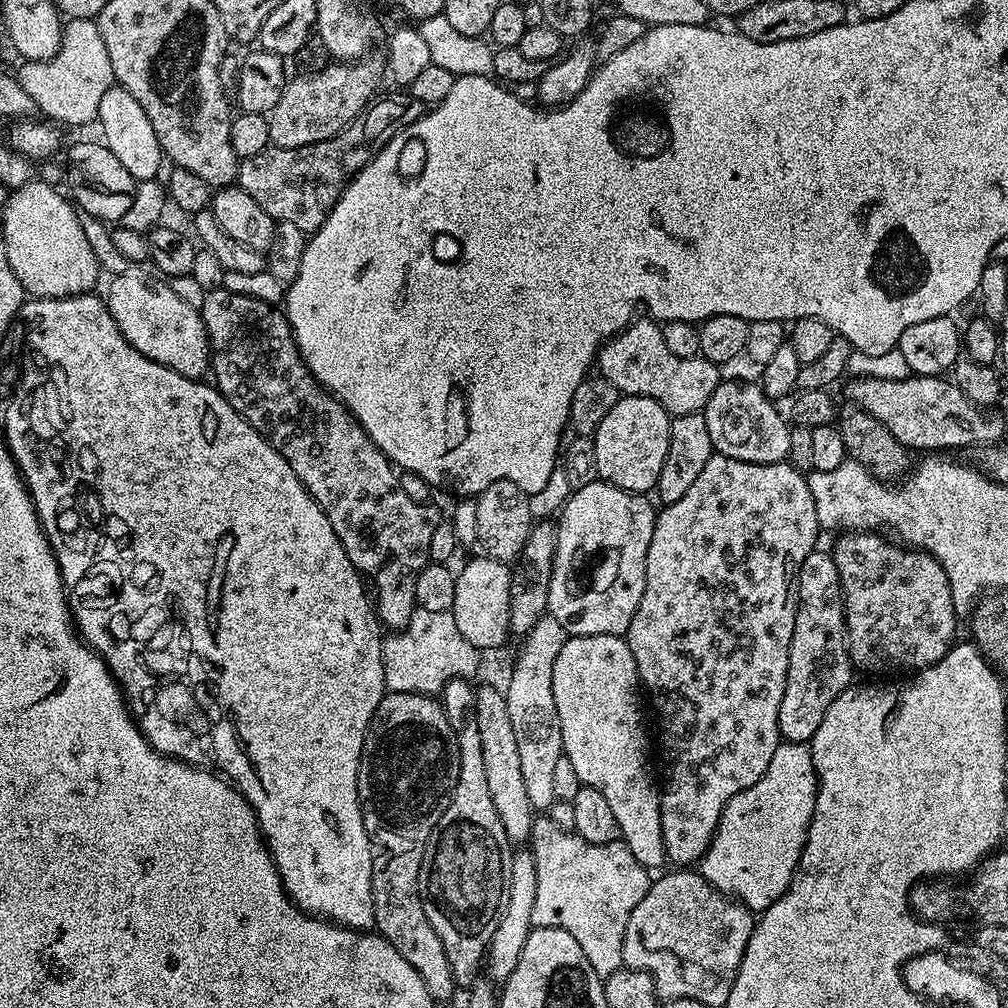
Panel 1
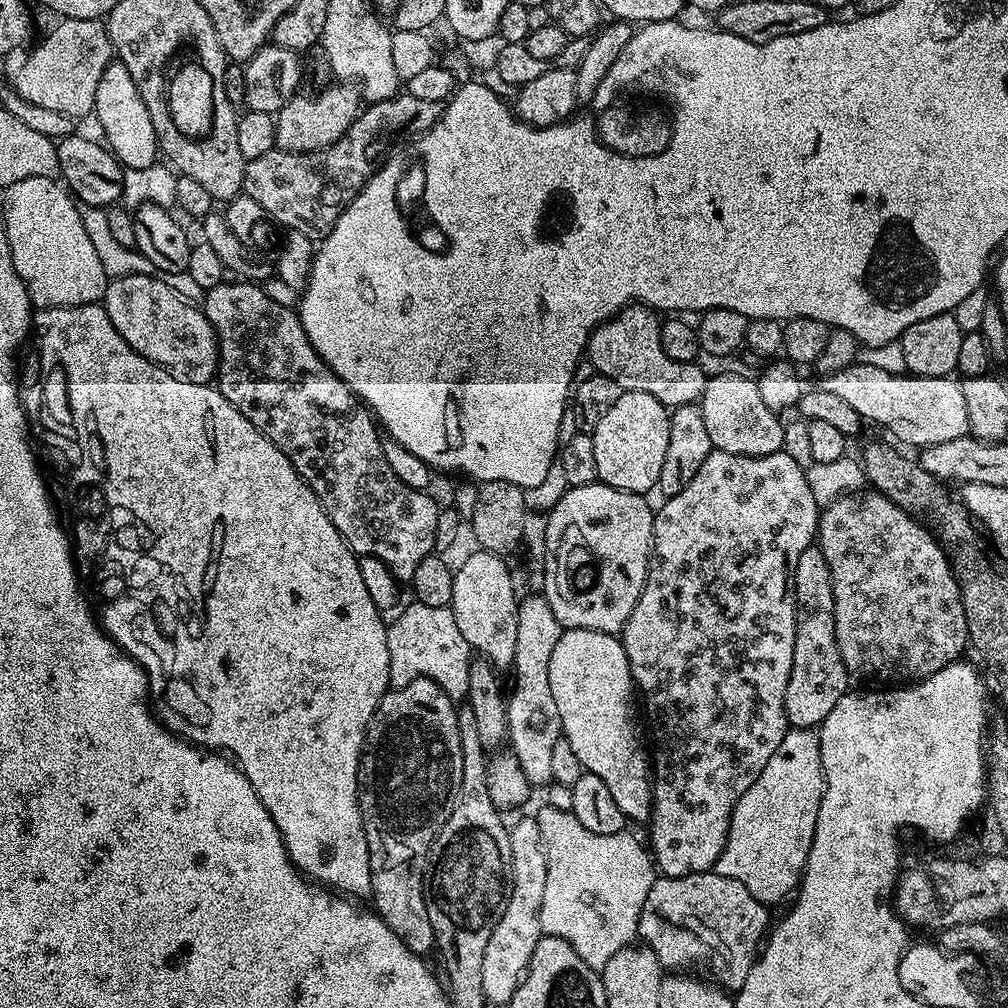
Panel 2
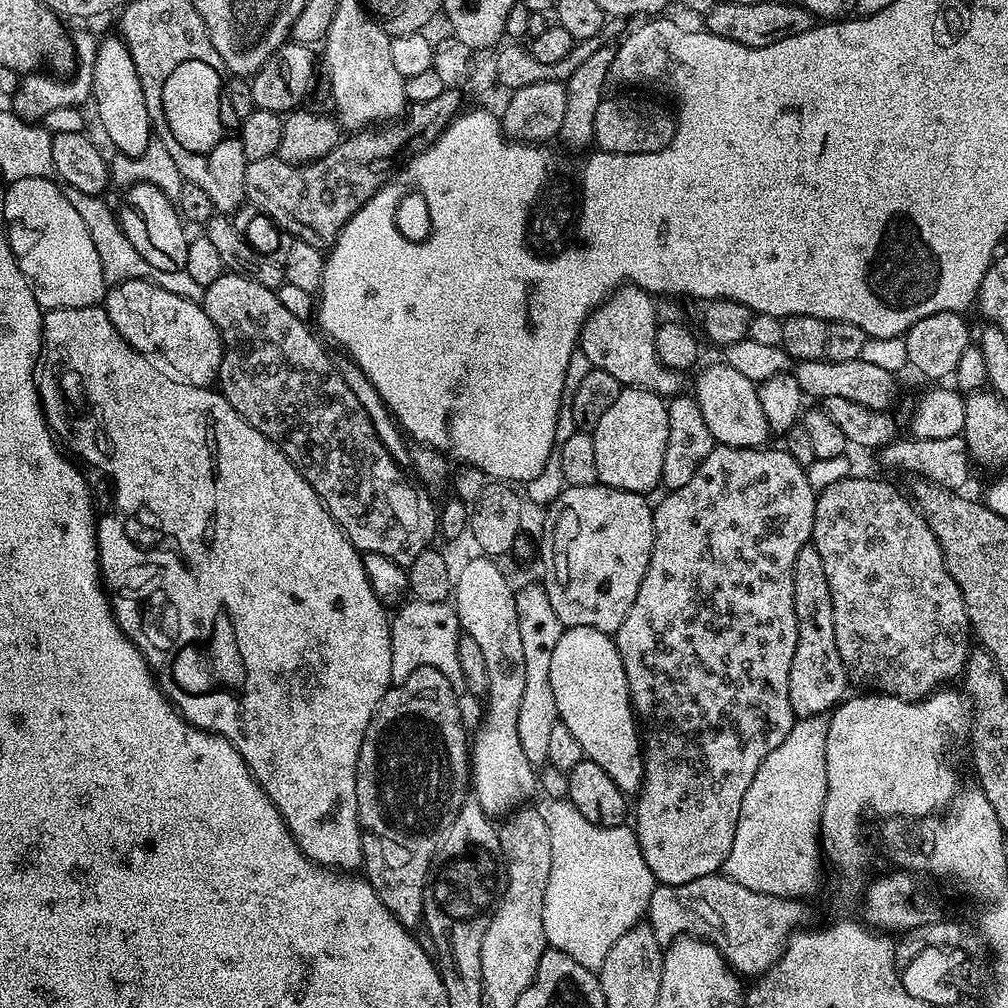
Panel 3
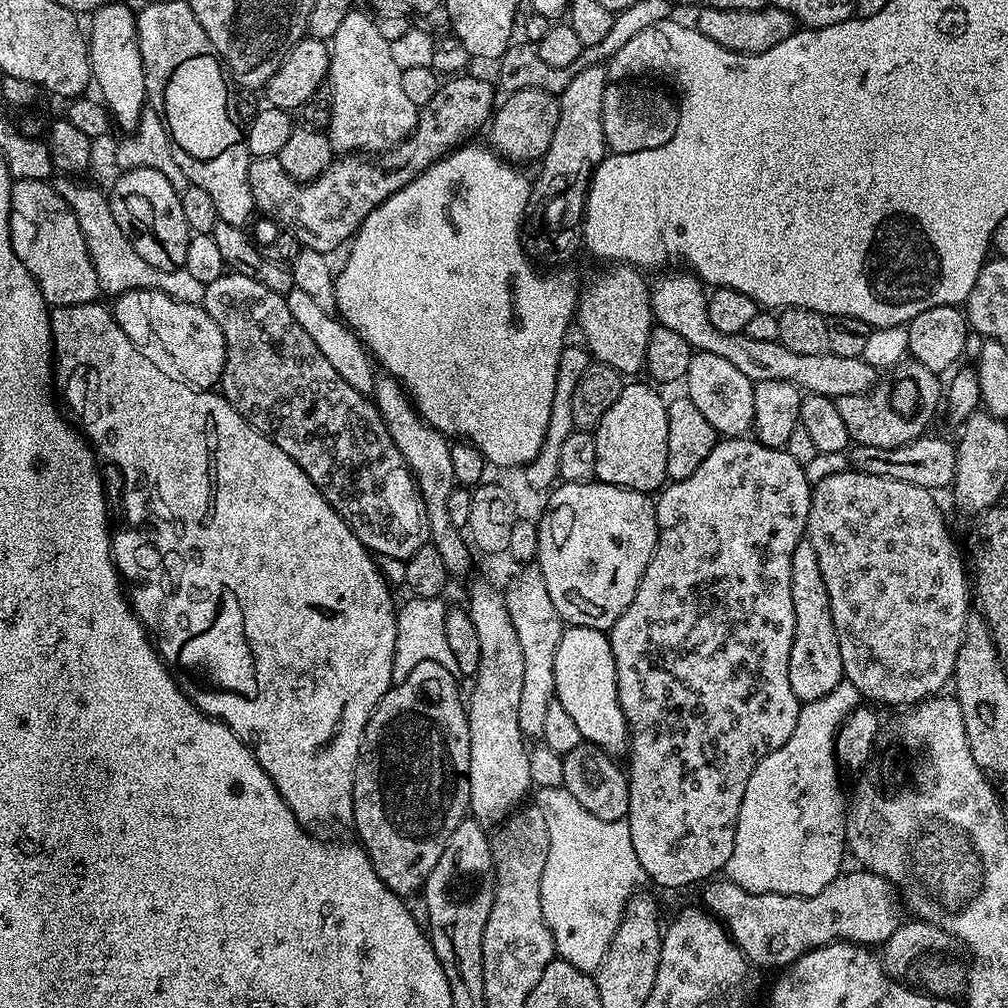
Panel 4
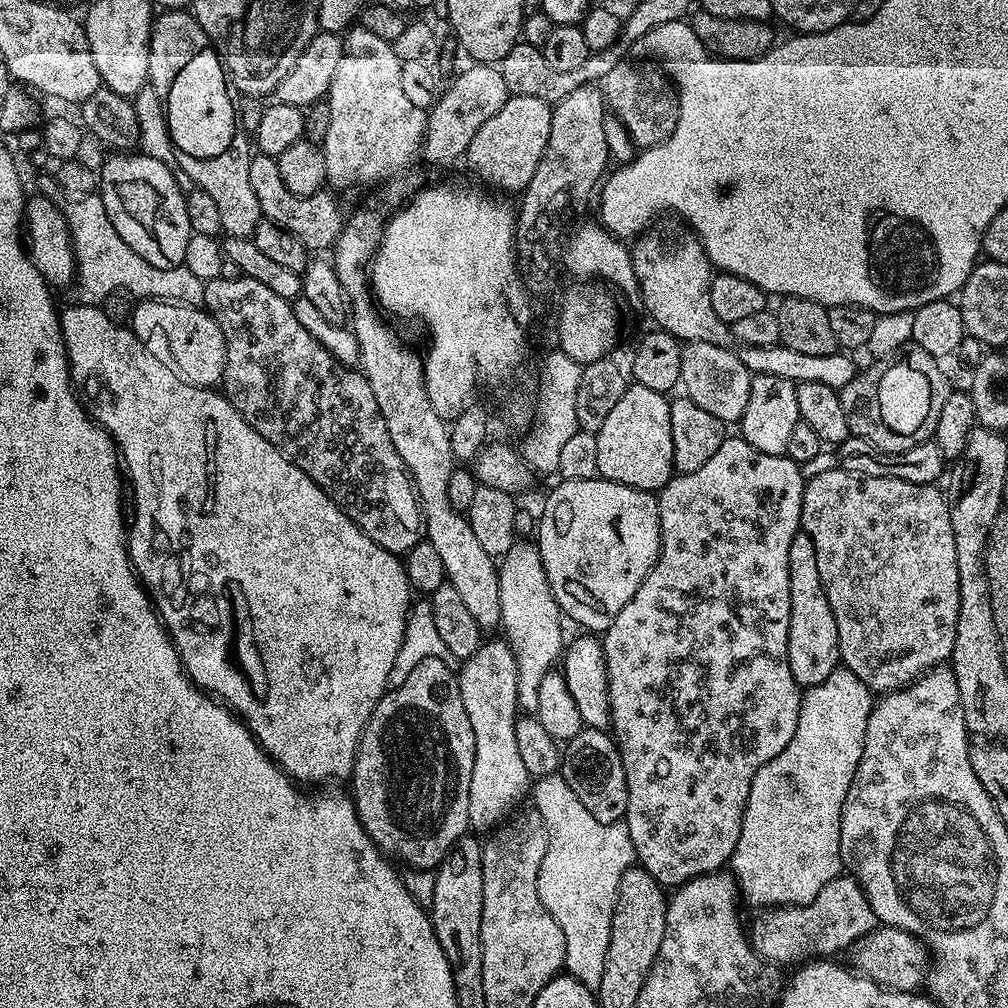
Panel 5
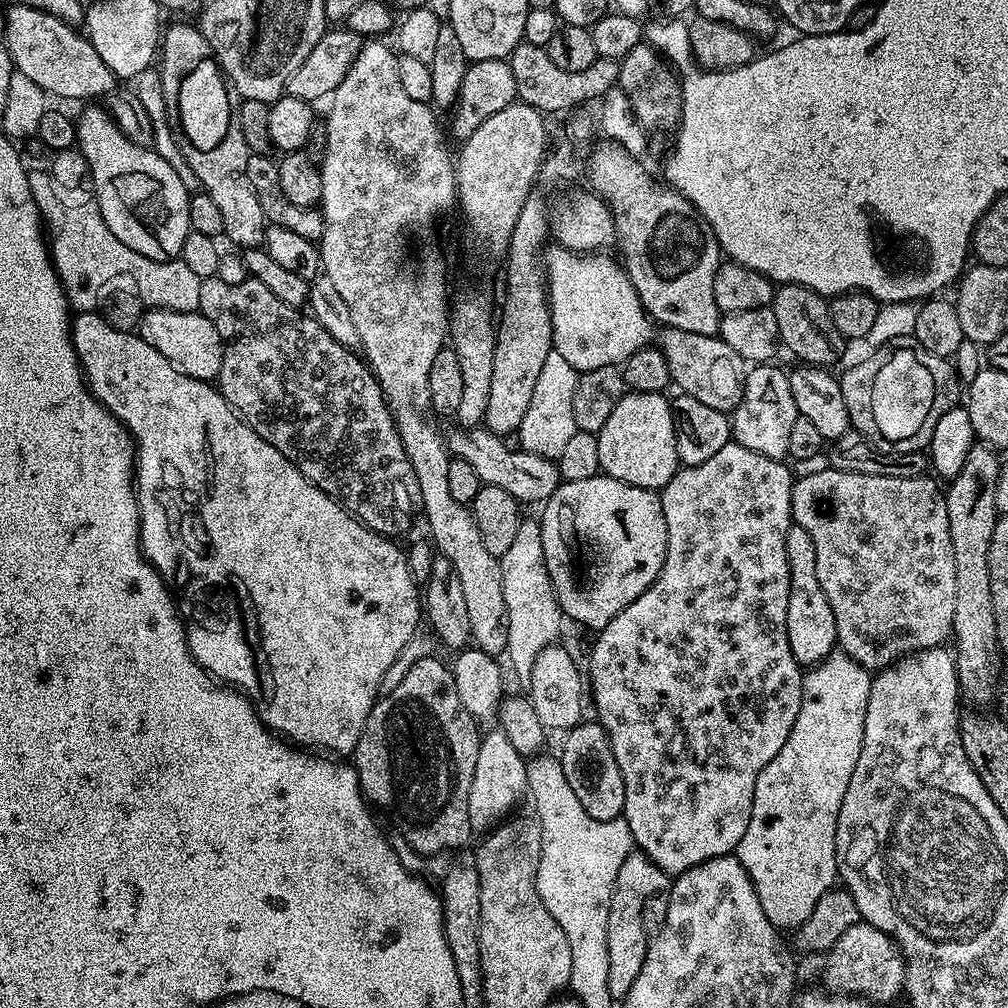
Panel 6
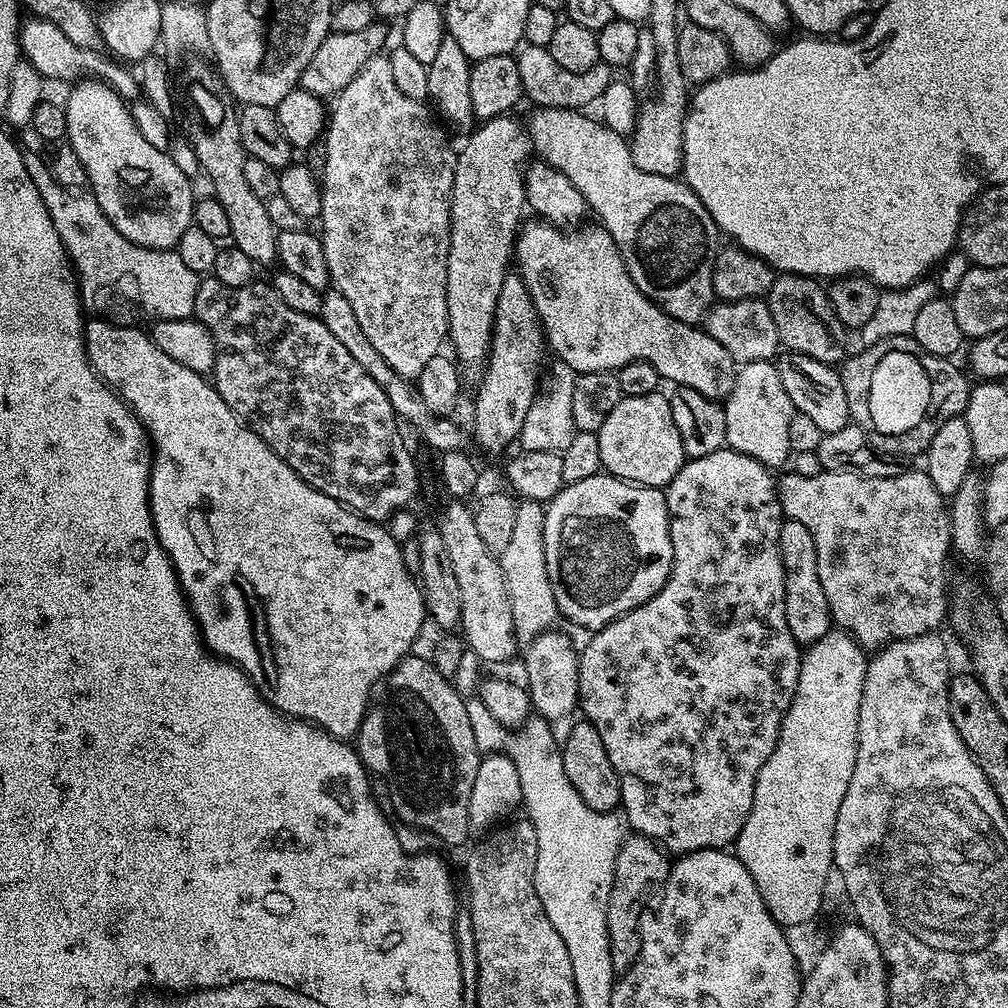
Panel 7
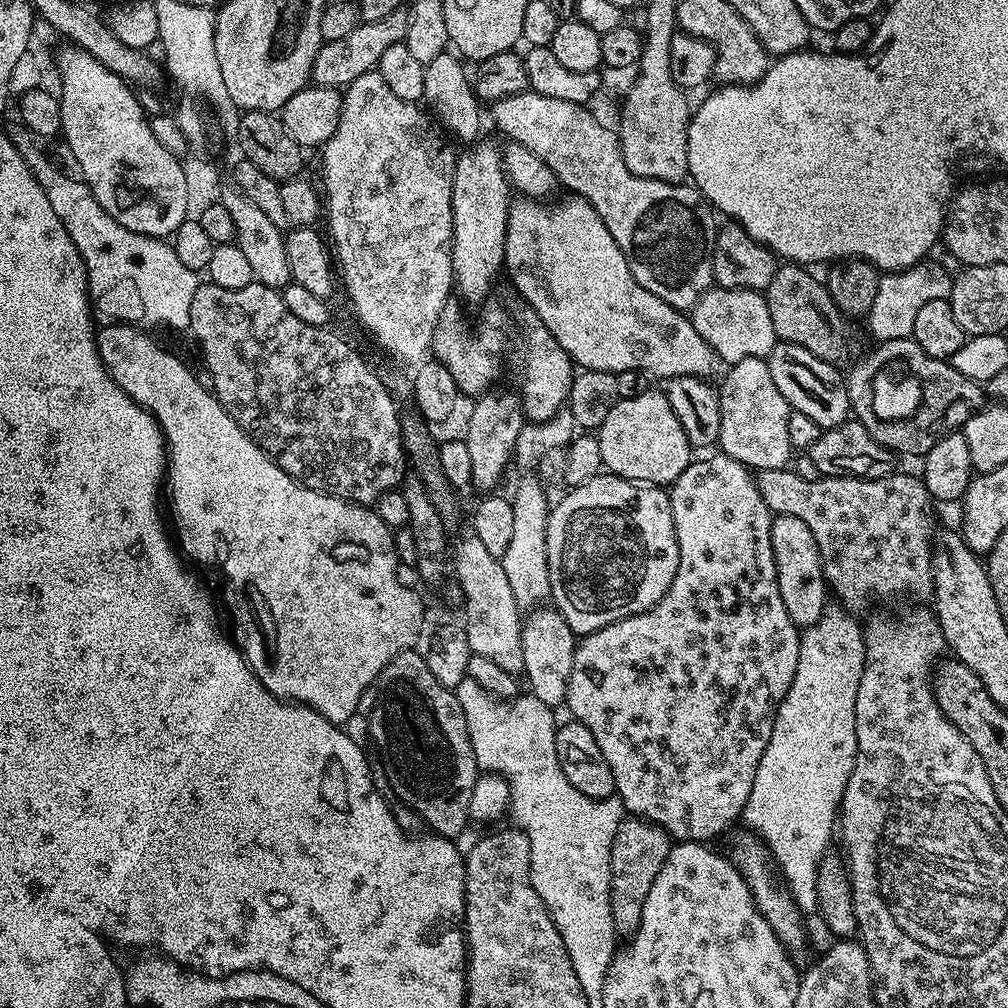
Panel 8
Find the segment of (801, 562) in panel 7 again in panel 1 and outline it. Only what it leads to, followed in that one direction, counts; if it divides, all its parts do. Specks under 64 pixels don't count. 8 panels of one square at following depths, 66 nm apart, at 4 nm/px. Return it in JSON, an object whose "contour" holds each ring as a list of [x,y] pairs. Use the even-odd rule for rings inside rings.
{"contour":[[[820,551],[806,554],[796,575],[794,634],[790,638],[786,690],[782,694],[782,706],[778,706],[778,730],[789,744],[808,744],[818,726],[822,726],[830,702],[853,683],[838,566],[834,566],[831,551]]]}

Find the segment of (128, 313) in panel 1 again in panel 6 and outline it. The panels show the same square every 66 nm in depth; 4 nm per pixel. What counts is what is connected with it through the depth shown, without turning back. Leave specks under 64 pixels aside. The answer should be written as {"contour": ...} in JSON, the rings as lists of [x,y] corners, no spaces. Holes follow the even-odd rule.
{"contour":[[[154,308],[145,311],[143,315],[144,317],[141,320],[139,317],[138,320],[138,334],[146,343],[154,346],[154,350],[158,350],[158,354],[162,354],[162,358],[166,358],[171,362],[182,375],[189,376],[195,380],[207,380],[209,382],[215,381],[219,377],[226,342],[218,334],[218,330],[214,326],[214,322],[210,322],[210,318],[206,318],[199,311],[179,312],[169,308]]]}

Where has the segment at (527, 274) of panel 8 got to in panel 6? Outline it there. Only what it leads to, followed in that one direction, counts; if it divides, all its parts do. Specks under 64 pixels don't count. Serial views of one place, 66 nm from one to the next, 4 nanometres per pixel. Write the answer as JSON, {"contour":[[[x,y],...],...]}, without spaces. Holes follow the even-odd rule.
{"contour":[[[559,246],[549,247],[542,256],[542,275],[548,290],[552,319],[552,347],[578,373],[598,370],[598,366],[623,365],[634,350],[647,348],[653,343],[653,321],[644,311],[627,272],[613,260],[608,254],[581,254]],[[661,327],[658,347],[670,366],[672,384],[683,395],[698,398],[698,402],[712,407],[713,410],[728,414],[738,406],[744,393],[746,362],[734,354],[731,346],[720,339],[719,335],[686,334],[686,330]]]}

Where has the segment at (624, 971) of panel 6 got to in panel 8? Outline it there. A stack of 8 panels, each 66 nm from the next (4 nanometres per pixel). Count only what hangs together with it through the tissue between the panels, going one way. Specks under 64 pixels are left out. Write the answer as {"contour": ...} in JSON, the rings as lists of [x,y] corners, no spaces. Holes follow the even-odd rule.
{"contour":[[[626,818],[618,826],[618,834],[614,834],[614,846],[610,850],[608,895],[617,937],[630,938],[638,930],[642,922],[642,906],[646,902],[646,894],[650,894],[650,886],[654,886],[654,878],[658,878],[658,870],[662,870],[662,862],[666,862],[673,843],[666,830],[649,824],[646,820]]]}

